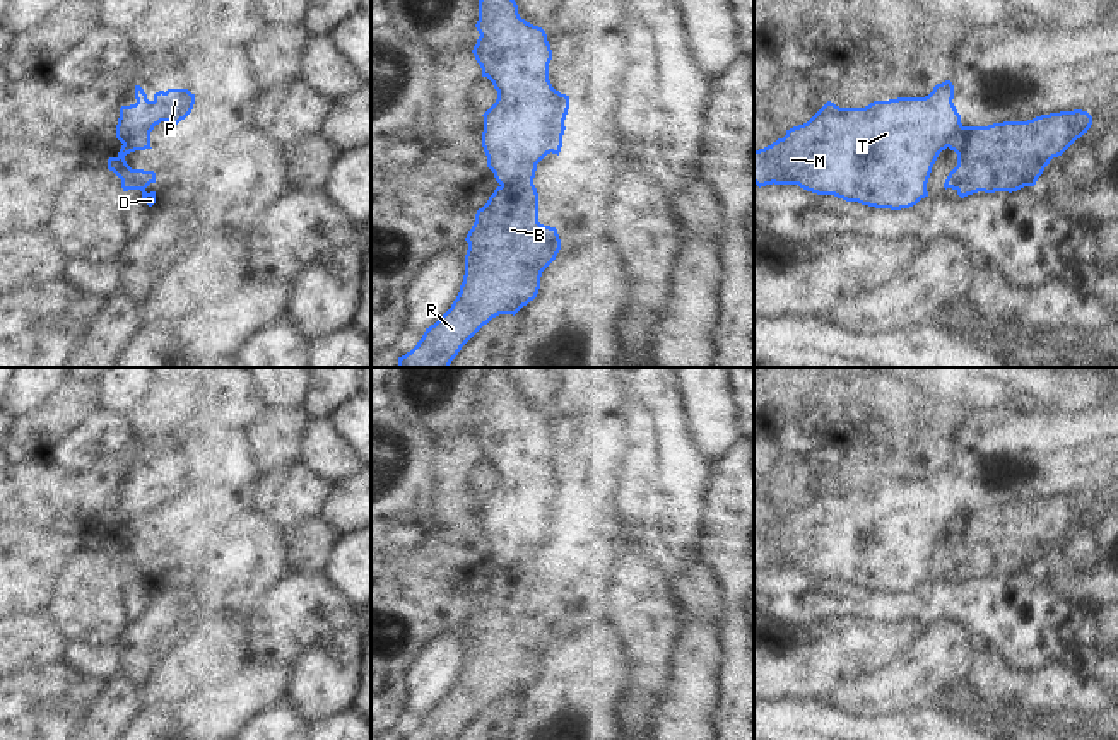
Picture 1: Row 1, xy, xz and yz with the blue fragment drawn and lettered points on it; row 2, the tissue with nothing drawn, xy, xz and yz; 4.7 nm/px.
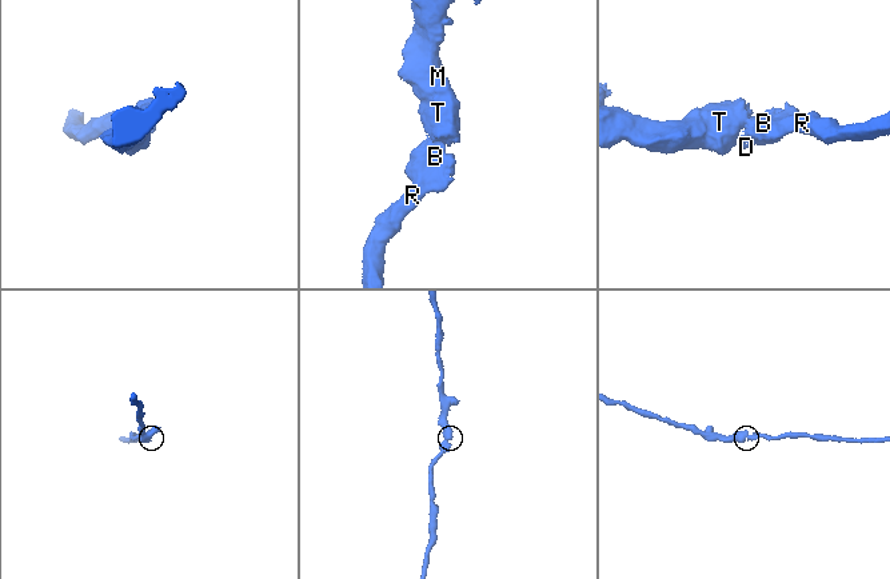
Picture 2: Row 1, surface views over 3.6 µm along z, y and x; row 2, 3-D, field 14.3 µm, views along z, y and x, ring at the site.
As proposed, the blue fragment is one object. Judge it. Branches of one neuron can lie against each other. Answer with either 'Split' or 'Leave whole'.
Split

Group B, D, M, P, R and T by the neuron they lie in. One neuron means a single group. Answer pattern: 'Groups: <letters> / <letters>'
Groups: B D R / M P T

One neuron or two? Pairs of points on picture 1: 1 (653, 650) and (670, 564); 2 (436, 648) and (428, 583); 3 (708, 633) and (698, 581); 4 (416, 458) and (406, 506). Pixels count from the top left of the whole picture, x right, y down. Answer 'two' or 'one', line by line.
1: two
2: two
3: one
4: one

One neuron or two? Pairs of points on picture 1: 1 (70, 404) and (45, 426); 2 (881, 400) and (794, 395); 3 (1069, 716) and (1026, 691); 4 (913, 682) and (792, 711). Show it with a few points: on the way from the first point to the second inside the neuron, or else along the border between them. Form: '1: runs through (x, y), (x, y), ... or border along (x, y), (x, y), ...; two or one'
1: runs through (64, 409), (52, 421); one
2: runs through (859, 390), (816, 390); one
3: border along (1021, 706), (1031, 711), (1081, 710), (1094, 716); two
4: border along (823, 699), (864, 716); two

